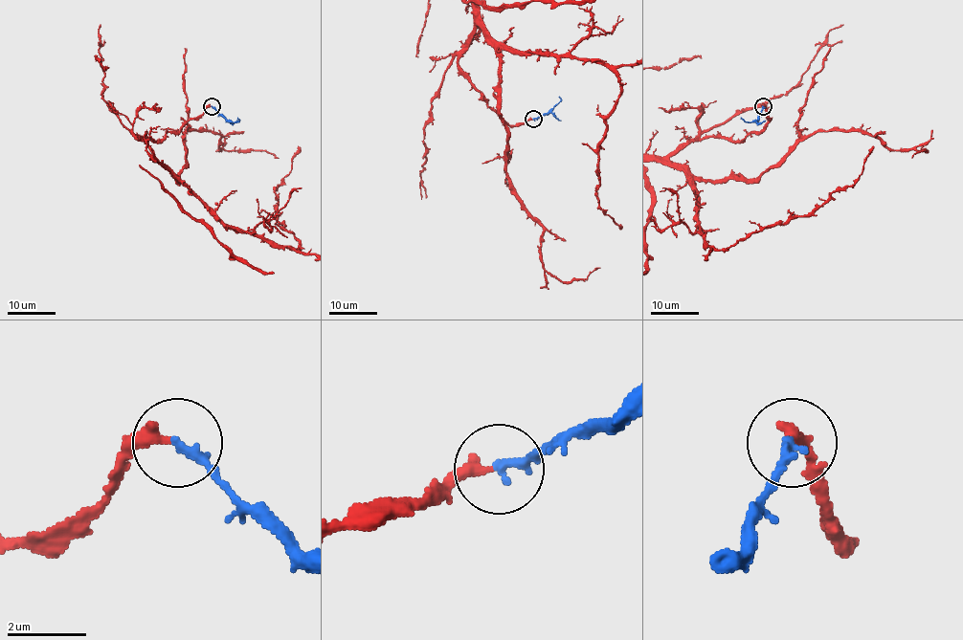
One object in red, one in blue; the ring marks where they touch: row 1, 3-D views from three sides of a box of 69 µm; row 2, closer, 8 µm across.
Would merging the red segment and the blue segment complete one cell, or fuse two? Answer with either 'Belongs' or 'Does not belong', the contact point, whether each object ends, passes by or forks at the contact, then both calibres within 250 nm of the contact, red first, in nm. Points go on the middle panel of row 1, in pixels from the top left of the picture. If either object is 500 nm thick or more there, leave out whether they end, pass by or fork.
Belongs. Place: (533, 119). At the ring red ends. At the ring blue ends. Thickness 340 nm (red) against 240 nm

